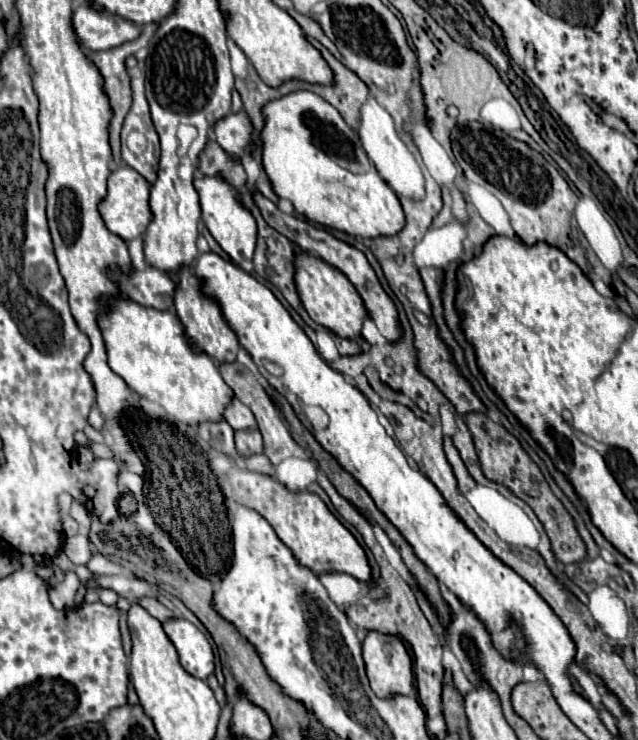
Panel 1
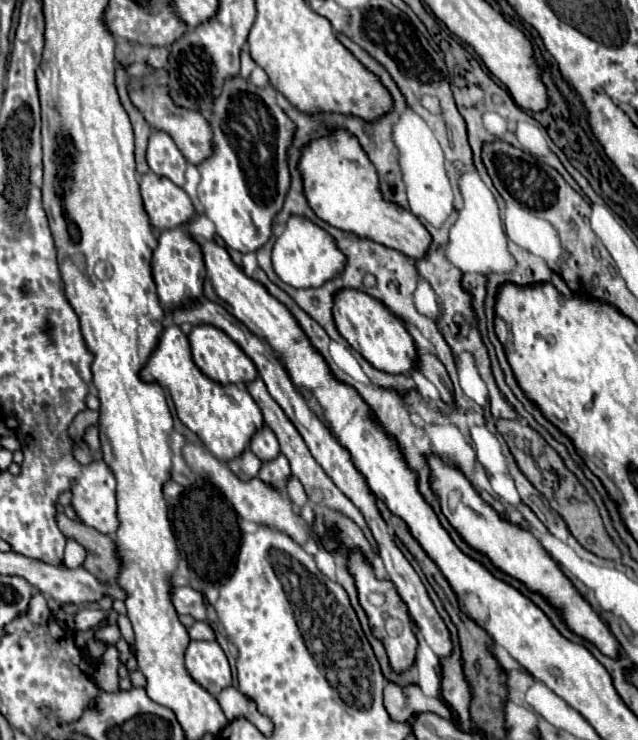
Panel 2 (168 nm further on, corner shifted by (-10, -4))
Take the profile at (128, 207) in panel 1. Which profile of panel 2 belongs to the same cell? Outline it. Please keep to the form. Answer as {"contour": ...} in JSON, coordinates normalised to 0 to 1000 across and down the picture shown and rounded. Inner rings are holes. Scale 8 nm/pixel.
{"contour":[[[238,231],[223,236],[219,261],[235,304],[245,309],[273,309],[304,291],[301,272],[292,258]]]}

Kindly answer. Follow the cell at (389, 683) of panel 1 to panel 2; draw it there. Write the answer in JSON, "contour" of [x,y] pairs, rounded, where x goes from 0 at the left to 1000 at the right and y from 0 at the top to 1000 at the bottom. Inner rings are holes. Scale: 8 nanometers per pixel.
{"contour":[[[608,920],[608,926],[602,928],[602,955],[618,974],[636,974],[649,964],[665,961],[677,961],[702,974],[712,974],[712,966],[699,955],[699,950],[683,942],[668,942],[655,926],[630,928],[624,923]]]}

